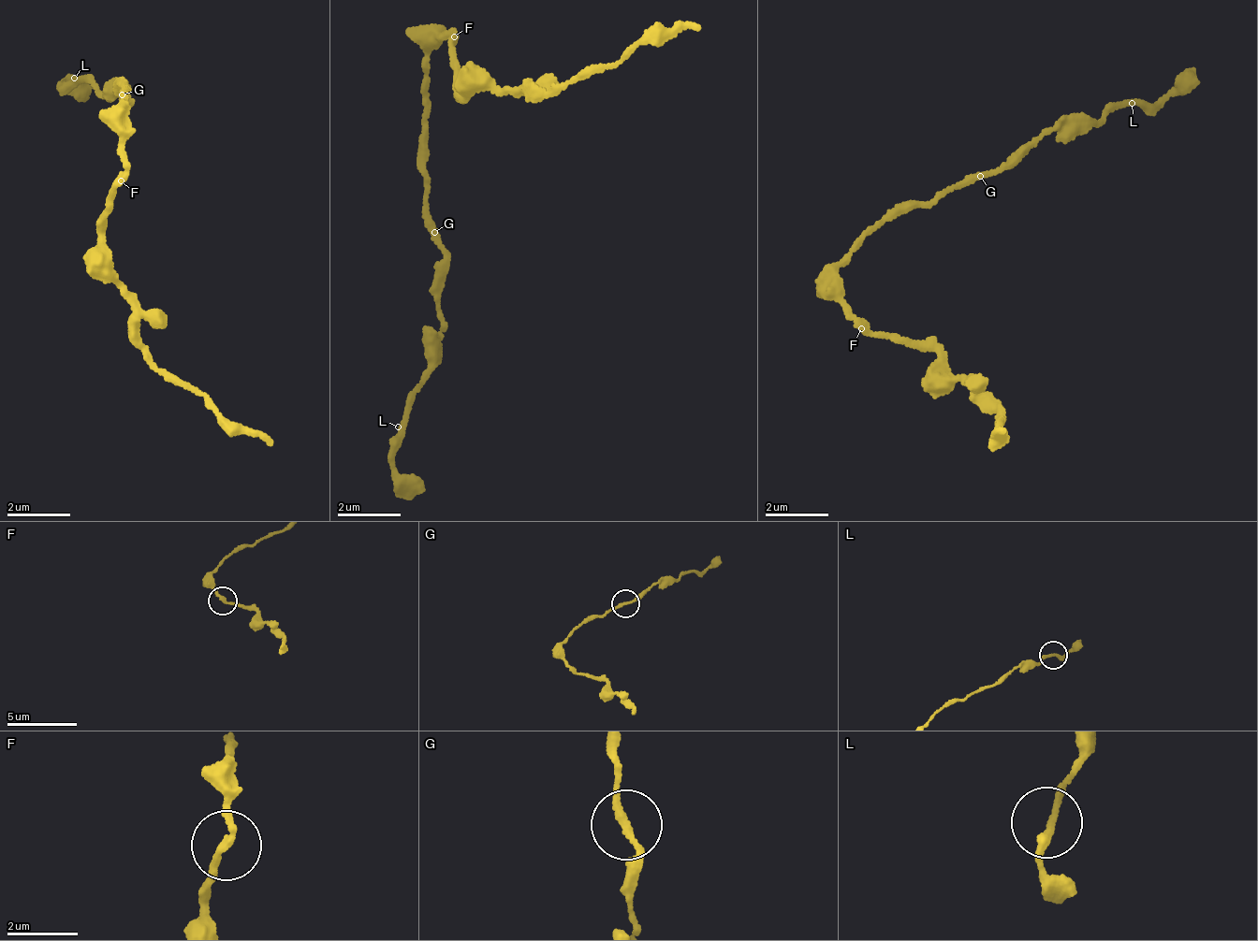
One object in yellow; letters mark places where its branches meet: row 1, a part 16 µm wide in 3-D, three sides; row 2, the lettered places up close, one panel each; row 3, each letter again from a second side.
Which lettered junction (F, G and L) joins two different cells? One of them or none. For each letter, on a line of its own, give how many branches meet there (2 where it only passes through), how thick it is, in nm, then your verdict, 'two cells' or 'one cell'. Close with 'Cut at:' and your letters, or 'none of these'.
F: branches 2; calibre 200 nm; one cell
G: branches 2; calibre 180 nm; one cell
L: branches 2; calibre 220 nm; one cell
Cut at: none of these

